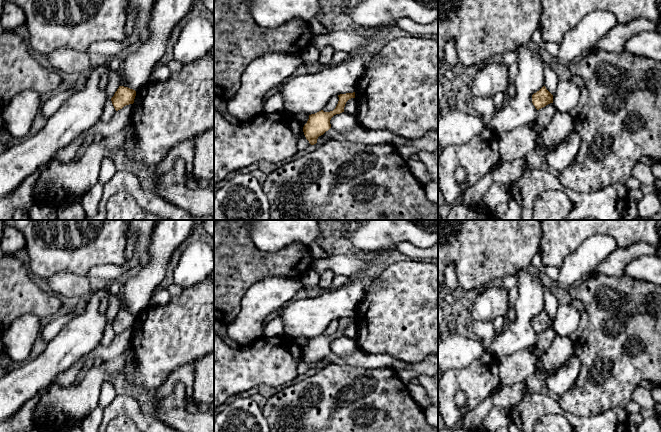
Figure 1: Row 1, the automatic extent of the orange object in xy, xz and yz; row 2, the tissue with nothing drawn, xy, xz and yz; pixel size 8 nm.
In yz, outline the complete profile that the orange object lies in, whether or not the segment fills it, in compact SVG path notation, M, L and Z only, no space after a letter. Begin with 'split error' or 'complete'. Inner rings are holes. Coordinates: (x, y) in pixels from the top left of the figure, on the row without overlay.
complete | M543 310L539 315L532 319L532 327L537 334L553 327L553 319Z

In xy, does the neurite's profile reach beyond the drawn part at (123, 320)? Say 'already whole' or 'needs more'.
already whole

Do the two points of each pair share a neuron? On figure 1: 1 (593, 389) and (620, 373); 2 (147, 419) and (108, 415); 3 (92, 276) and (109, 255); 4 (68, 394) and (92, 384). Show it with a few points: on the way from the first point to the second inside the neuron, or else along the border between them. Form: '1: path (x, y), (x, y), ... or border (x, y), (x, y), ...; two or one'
1: path (600, 387), (613, 378); one
2: path (137, 415), (132, 410), (118, 410); one
3: border (125, 262), (119, 265), (100, 265); two
4: path (74, 394), (82, 394), (86, 390); one

